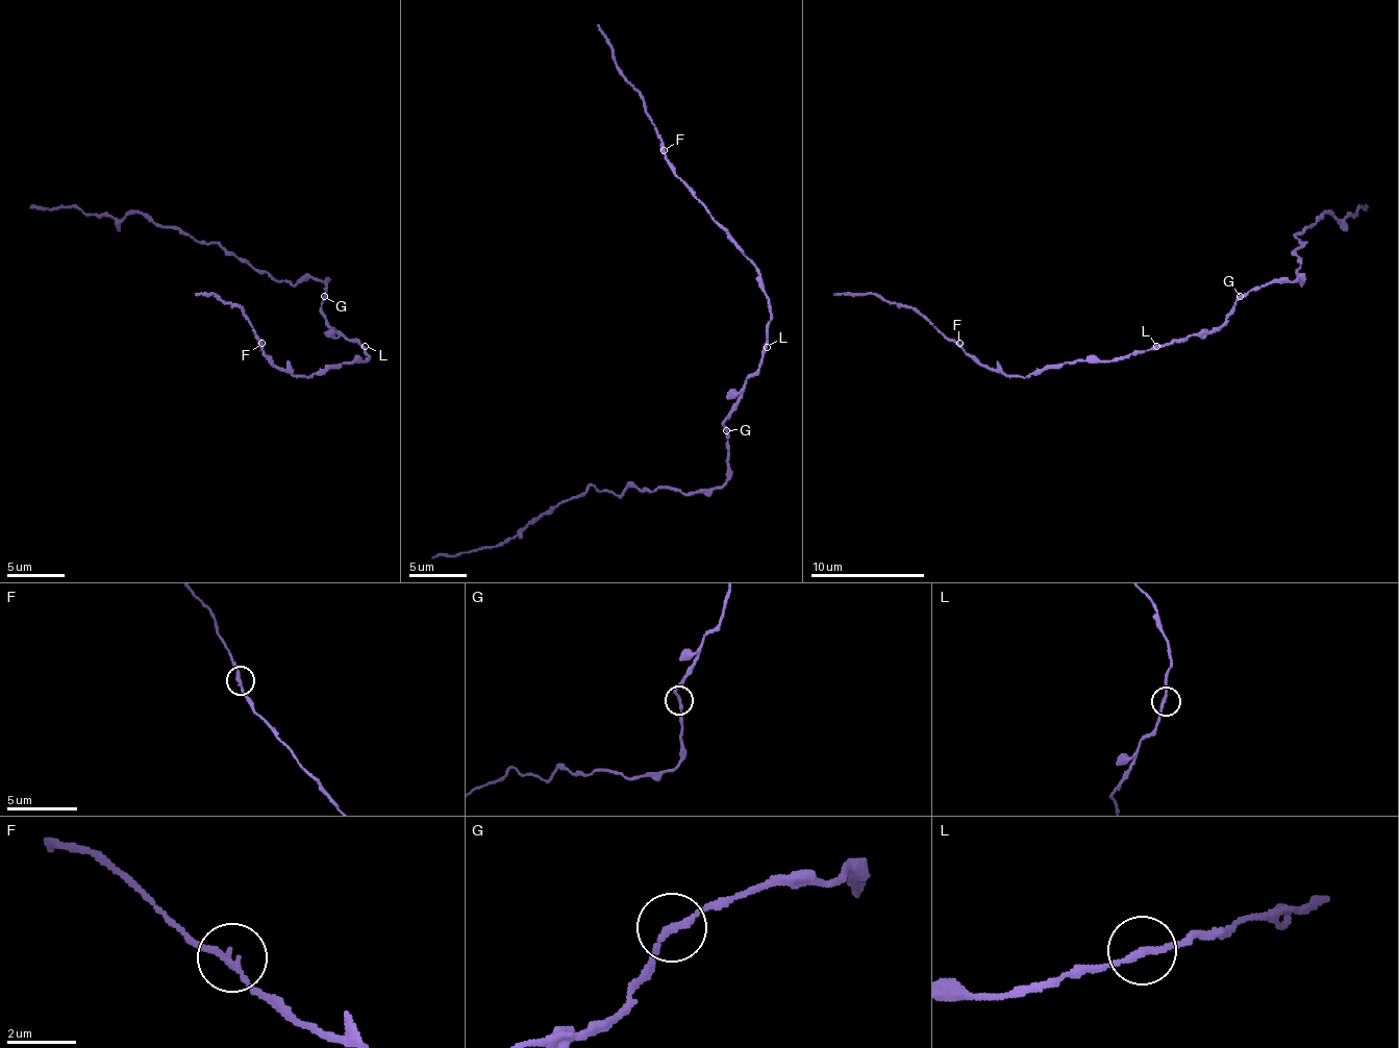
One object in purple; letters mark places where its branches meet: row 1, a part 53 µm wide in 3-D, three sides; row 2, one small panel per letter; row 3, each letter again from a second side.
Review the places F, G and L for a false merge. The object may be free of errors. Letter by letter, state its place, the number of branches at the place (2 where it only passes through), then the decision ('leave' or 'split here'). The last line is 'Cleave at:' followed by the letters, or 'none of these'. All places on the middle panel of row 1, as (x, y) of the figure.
F: at (664, 150); 2 branches meet; leave
G: at (726, 430); 2 branches meet; leave
L: at (767, 347); 2 branches meet; leave
Cleave at: none of these

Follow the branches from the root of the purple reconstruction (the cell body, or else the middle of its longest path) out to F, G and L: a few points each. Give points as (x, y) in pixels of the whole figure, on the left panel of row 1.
F: (339, 331), (356, 340), (368, 357), (319, 369), (310, 377), (281, 371), (261, 351), (261, 343)
G: (339, 331), (325, 320), (322, 312), (325, 297)
L: (339, 331), (365, 346)

